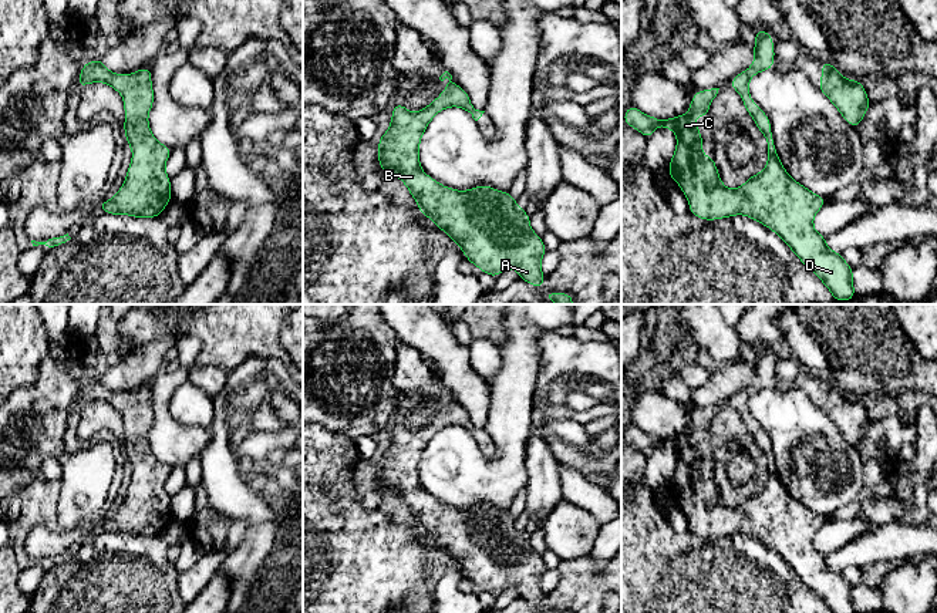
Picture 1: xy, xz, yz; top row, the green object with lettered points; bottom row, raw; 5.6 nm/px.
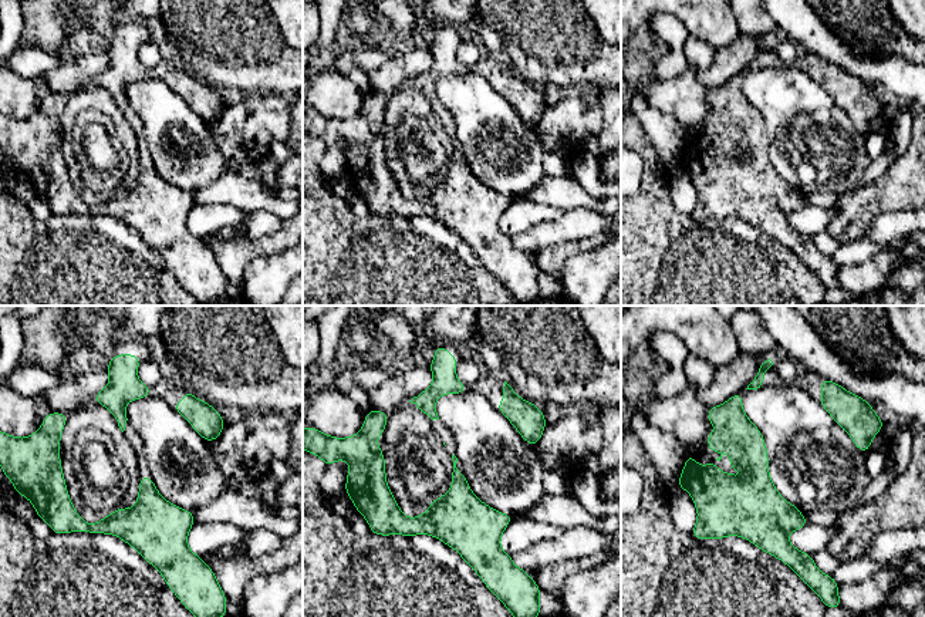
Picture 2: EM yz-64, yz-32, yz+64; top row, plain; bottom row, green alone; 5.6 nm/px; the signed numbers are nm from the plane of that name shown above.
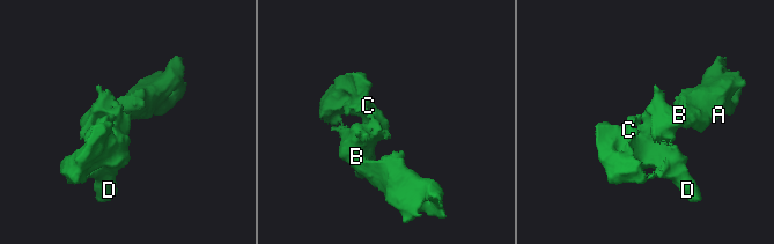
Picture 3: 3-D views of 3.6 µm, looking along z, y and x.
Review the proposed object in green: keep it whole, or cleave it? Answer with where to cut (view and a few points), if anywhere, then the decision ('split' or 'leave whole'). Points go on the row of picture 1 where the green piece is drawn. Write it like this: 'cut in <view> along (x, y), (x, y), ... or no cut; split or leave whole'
no cut; leave whole

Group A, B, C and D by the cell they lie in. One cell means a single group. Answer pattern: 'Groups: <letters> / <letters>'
Groups: A B C D

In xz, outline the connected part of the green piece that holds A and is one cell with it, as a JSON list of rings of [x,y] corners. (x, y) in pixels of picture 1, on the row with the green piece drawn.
[[[445,71],[439,80],[449,80],[446,90],[418,112],[408,111],[400,101],[392,108],[388,131],[378,138],[378,165],[385,174],[395,175],[405,183],[411,196],[415,199],[421,213],[434,220],[435,226],[448,233],[458,245],[466,260],[479,267],[483,274],[498,277],[505,269],[516,269],[519,279],[543,287],[546,274],[540,269],[540,260],[547,249],[542,236],[530,229],[530,216],[518,206],[518,201],[506,192],[486,185],[471,188],[469,191],[456,191],[441,185],[429,175],[422,172],[419,164],[419,142],[432,121],[444,108],[459,107],[478,121],[485,111],[476,110],[469,100],[468,92],[452,82],[452,75]]]

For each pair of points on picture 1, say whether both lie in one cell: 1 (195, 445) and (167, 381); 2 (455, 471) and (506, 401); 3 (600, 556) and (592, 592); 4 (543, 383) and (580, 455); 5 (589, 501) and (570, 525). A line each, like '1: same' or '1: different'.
1: same
2: same
3: different
4: same
5: different

